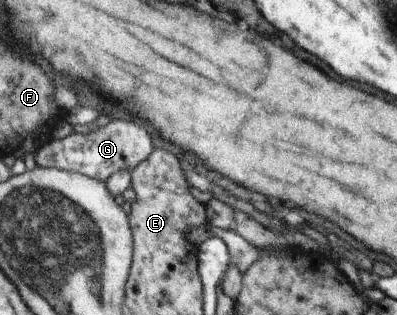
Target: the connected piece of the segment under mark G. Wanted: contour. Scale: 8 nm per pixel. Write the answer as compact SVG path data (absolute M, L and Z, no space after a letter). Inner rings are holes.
M110 119L103 127L97 127L88 134L71 133L62 139L52 139L46 144L41 145L32 152L33 160L37 167L61 169L81 173L90 179L104 181L119 171L133 171L141 162L148 158L153 150L154 136L149 136L147 130L142 125L137 126L127 120Z

